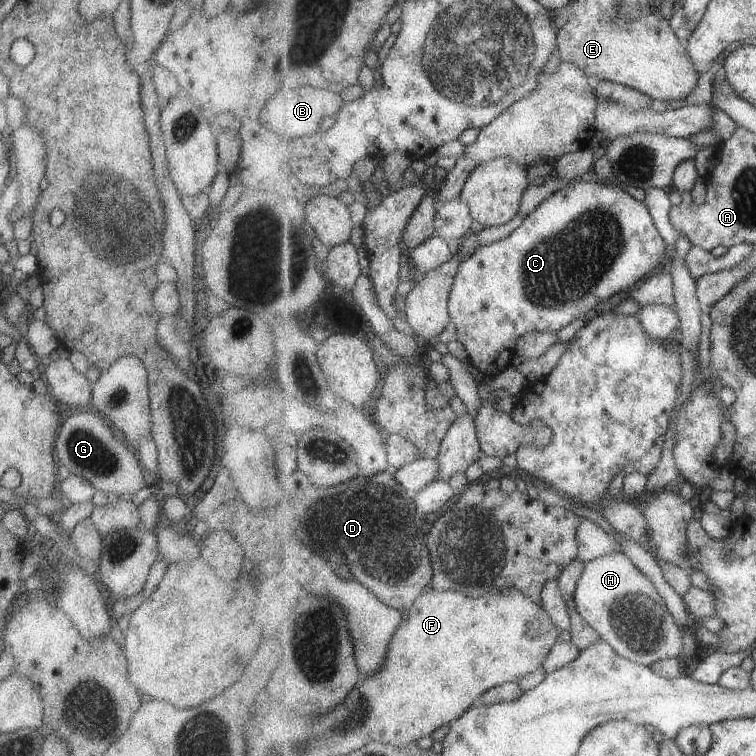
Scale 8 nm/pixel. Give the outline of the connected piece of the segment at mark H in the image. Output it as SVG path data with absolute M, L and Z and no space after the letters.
M611 552L590 560L581 574L574 598L581 616L599 632L615 650L640 665L655 665L668 658L679 659L685 650L685 632L673 616L664 597L659 594L656 583L643 570L639 570L625 553Z

